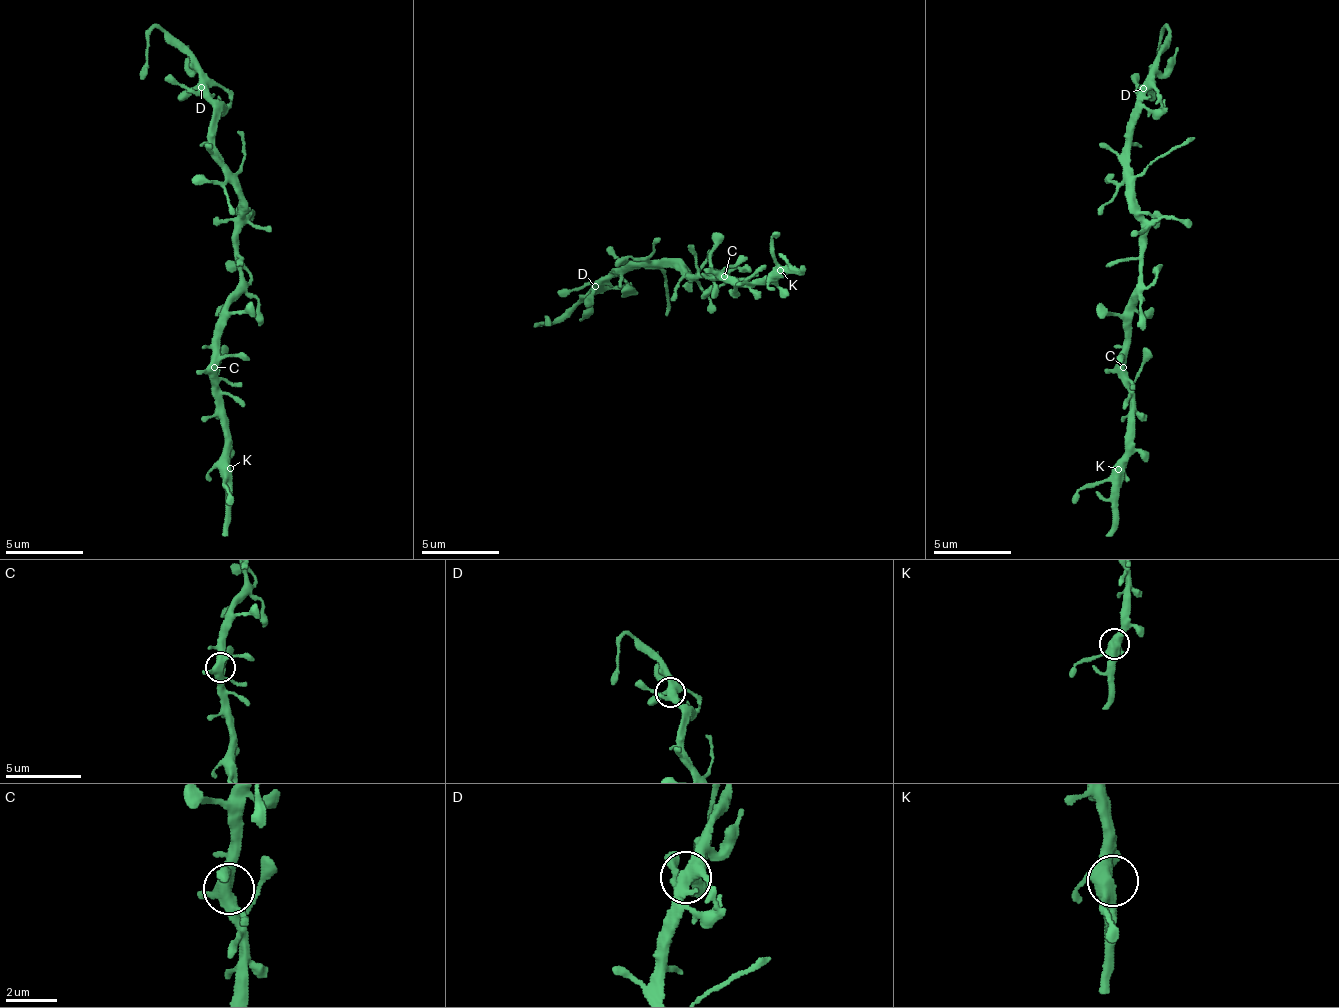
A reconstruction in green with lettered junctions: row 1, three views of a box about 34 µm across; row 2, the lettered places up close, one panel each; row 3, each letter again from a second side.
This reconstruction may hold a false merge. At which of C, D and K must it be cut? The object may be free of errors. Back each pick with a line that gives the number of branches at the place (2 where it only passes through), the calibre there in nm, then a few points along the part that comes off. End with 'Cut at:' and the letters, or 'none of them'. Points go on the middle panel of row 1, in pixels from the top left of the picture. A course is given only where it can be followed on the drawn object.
Cut at: none of them

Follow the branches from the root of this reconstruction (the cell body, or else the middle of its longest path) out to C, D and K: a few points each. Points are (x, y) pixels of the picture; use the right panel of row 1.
C: (1139, 245), (1140, 295), (1133, 310), (1130, 348), (1125, 352), (1123, 367)
D: (1139, 245), (1135, 183), (1128, 159), (1132, 150), (1132, 108), (1142, 87)
K: (1139, 245), (1140, 295), (1133, 310), (1130, 348), (1125, 352), (1125, 387), (1130, 391), (1128, 457), (1118, 469)

